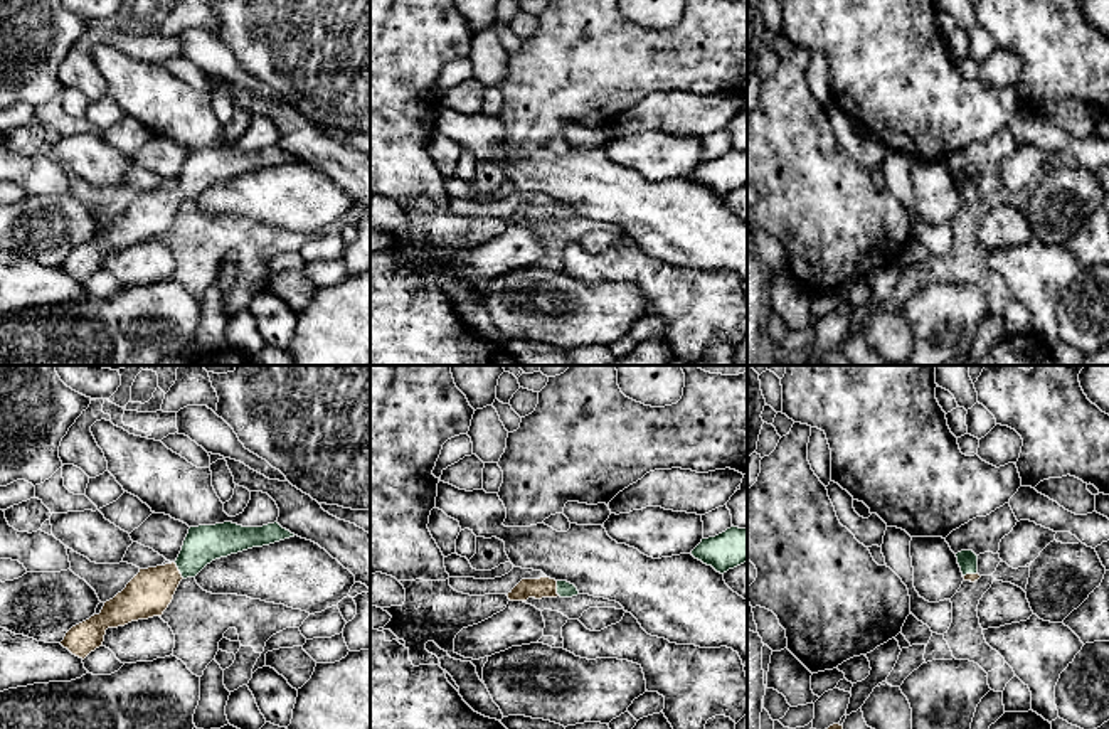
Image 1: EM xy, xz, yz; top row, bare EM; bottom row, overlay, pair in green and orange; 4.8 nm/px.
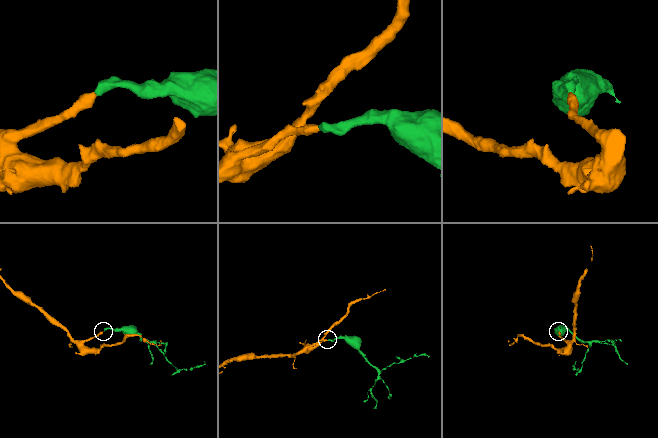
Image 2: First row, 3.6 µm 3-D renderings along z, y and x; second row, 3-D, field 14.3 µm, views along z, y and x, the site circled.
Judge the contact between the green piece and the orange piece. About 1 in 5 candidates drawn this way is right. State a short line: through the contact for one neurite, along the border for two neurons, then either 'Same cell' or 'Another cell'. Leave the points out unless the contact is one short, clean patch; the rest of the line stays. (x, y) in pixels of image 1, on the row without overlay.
Line: xy (202, 167), (179, 192), (150, 214). Same cell

